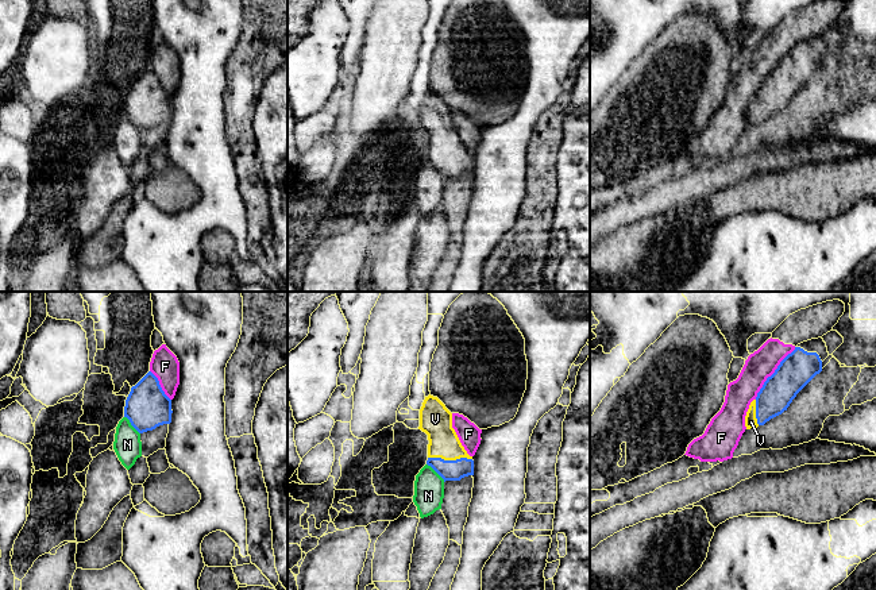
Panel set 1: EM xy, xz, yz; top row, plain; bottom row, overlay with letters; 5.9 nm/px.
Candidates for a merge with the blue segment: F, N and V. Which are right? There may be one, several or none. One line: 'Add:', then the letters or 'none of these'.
Add: V

